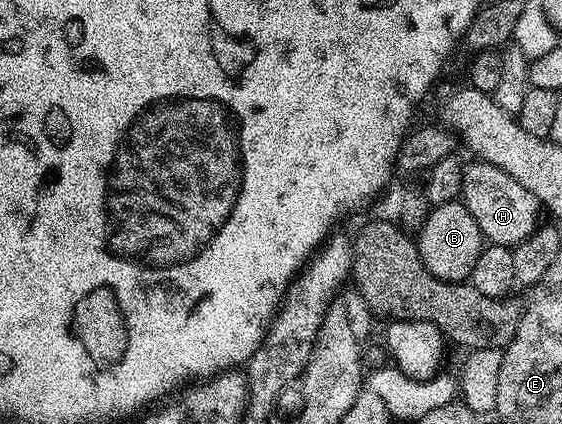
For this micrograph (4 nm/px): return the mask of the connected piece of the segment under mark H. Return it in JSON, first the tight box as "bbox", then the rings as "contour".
{"bbox":[460,160,543,247],"contour":[[[474,160],[465,165],[465,178],[461,188],[460,200],[475,215],[479,231],[486,242],[494,245],[514,247],[527,240],[539,228],[537,216],[543,213],[543,206],[535,195],[521,186],[507,173],[487,161]]]}

